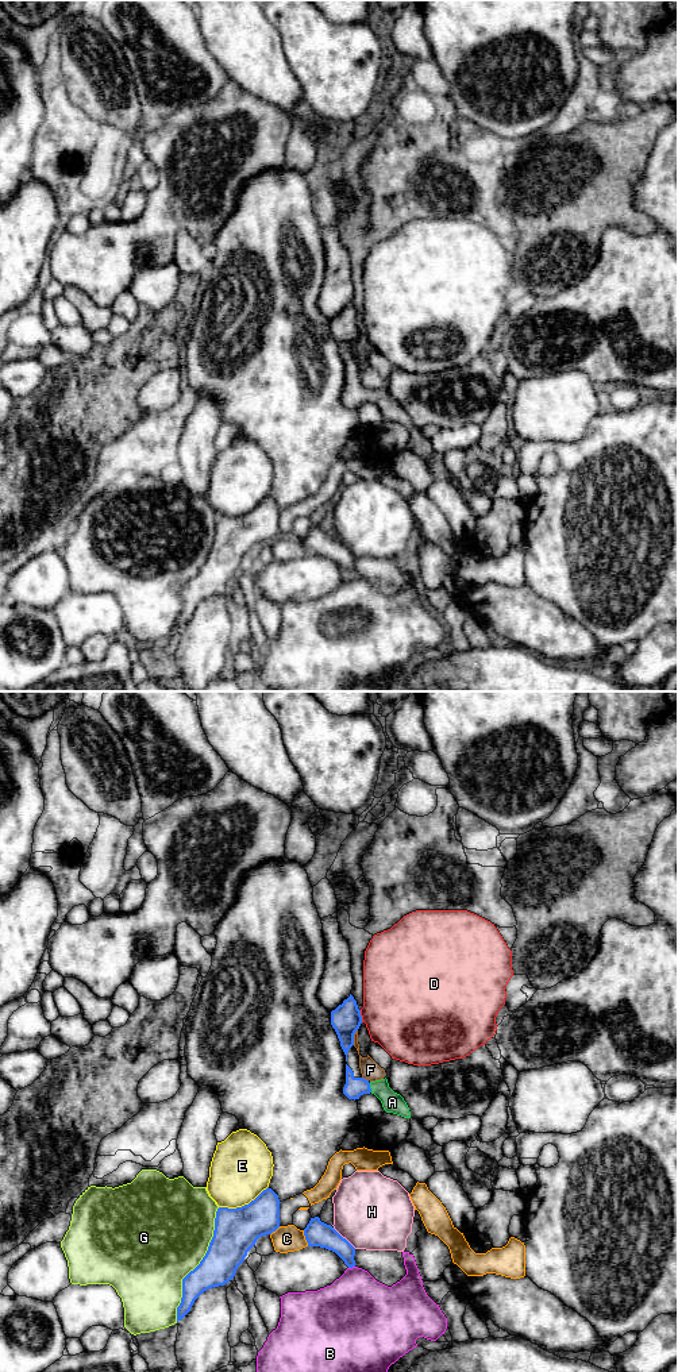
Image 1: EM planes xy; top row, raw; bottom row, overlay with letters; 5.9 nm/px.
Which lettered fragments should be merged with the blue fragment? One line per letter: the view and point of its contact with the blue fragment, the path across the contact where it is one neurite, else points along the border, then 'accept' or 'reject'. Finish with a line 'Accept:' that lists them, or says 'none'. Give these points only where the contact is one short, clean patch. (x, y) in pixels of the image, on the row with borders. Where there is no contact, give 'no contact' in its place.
A: xy (369, 1087) | across xy (354, 1087), (369, 1087), (377, 1087), (392, 1102) | accept
B: xy (351, 1267) | along xy (354, 1265), (349, 1268) | reject
C: xy (305, 1238) | reject
D: xy (361, 1016) | along xy (359, 1010), (362, 1021) | reject
E: xy (245, 1205) | reject
F: xy (353, 1037) | reject
G: xy (199, 1264) | reject
H: xy (345, 1238) | reject
Accept: A

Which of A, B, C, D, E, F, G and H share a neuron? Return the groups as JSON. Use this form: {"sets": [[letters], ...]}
{"sets": [["A"], ["B"], ["C"], ["D"], ["E"], ["F"], ["G"], ["H"]]}

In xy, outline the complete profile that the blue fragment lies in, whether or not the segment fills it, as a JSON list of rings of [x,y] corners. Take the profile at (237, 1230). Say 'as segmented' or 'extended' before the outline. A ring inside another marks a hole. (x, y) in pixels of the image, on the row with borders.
as segmented; [[[267,1187],[249,1205],[217,1209],[208,1250],[200,1264],[182,1279],[177,1322],[190,1311],[204,1291],[234,1279],[259,1237],[280,1228],[280,1203],[278,1195]]]

